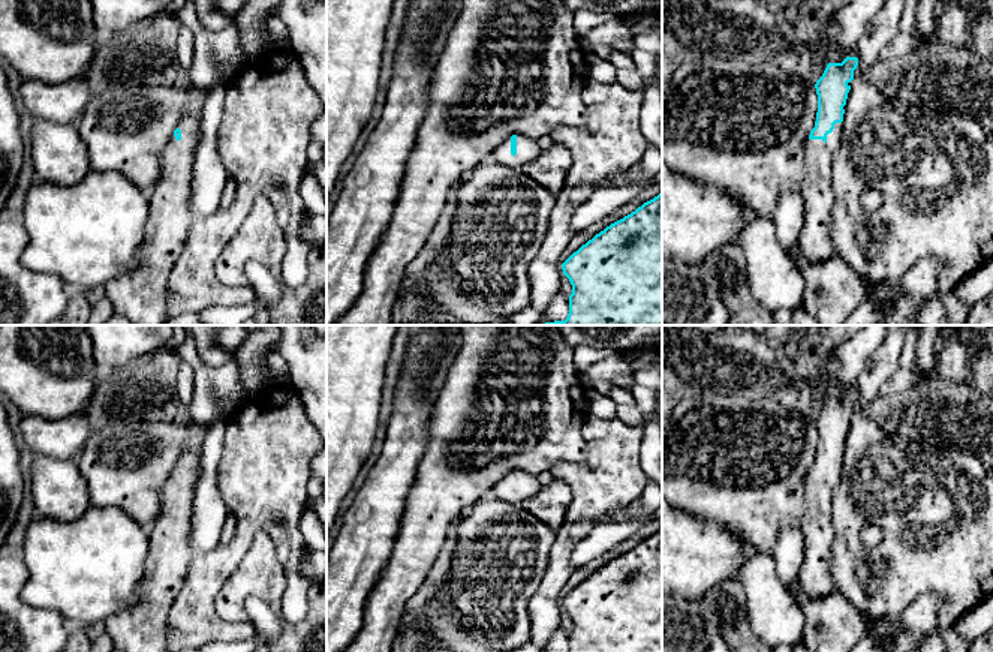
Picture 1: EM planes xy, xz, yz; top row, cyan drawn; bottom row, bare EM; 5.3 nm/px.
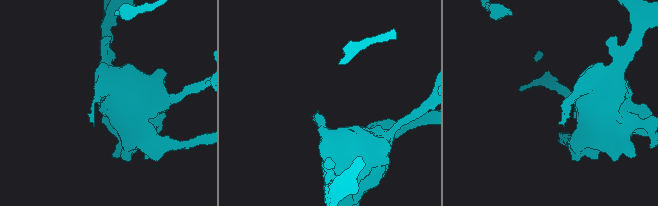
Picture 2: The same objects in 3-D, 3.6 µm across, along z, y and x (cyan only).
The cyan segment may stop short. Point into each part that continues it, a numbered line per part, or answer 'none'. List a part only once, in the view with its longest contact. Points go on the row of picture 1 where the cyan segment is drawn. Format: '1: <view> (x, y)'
1: yz (815, 240)

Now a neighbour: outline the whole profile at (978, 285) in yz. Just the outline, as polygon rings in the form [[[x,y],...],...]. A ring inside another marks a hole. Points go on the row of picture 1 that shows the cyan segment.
[[[993,258],[987,259],[974,273],[966,276],[954,291],[969,307],[987,298],[993,291]]]

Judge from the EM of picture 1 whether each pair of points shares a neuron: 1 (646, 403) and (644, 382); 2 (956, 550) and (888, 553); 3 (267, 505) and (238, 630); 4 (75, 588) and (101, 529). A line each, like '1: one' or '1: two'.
1: one
2: one
3: one
4: one

